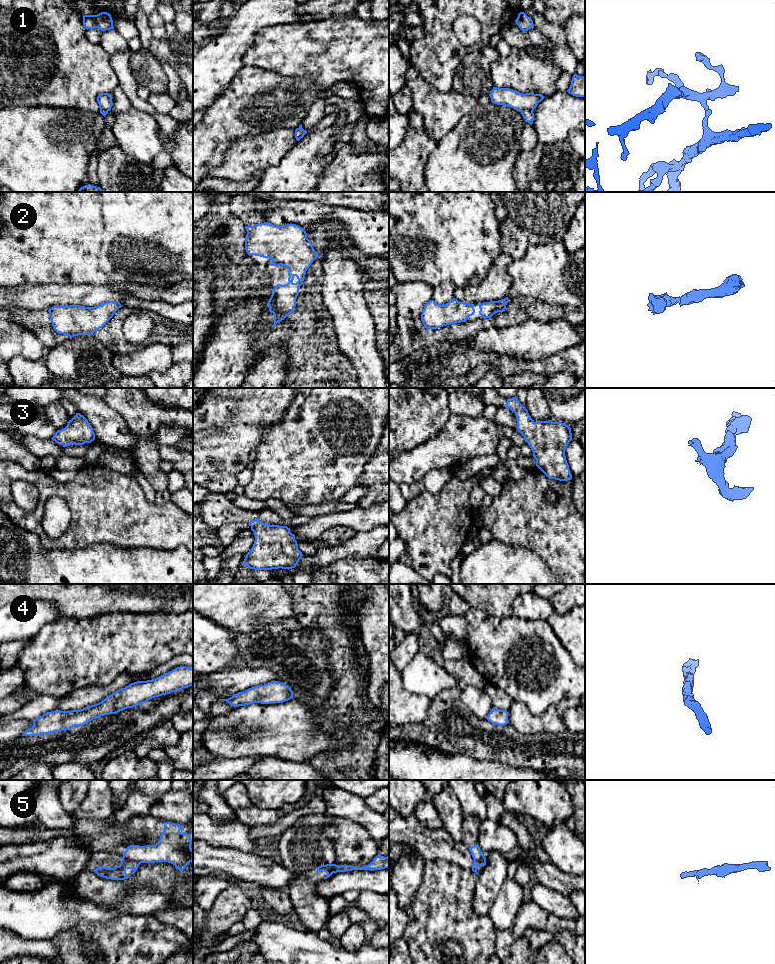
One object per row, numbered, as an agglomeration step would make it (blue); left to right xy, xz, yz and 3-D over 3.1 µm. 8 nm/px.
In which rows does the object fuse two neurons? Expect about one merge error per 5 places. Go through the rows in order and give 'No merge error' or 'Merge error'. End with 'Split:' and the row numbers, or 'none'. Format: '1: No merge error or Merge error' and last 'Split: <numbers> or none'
1: Merge error
2: No merge error
3: No merge error
4: No merge error
5: Merge error
Split: 1, 5

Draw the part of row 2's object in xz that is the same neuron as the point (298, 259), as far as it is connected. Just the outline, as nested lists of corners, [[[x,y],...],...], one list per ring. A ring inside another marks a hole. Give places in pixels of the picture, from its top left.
[[[264,222],[245,228],[245,250],[249,256],[270,258],[271,266],[282,265],[289,269],[289,282],[277,284],[268,301],[269,311],[274,314],[273,327],[295,310],[306,271],[318,255],[306,231],[296,224],[275,226]]]

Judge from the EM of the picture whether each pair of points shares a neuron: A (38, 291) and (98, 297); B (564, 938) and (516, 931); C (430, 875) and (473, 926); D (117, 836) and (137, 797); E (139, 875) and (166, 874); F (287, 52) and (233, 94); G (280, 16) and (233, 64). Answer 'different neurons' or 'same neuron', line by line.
A: same neuron
B: different neurons
C: same neuron
D: different neurons
E: same neuron
F: different neurons
G: same neuron

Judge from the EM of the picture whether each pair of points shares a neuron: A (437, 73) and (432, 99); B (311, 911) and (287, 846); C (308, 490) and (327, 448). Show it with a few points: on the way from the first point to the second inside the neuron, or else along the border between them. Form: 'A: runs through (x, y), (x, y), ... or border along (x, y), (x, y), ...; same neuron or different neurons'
A: border along (417, 70), (426, 81), (439, 91), (452, 90); different neurons
B: runs through (311, 892), (317, 865), (306, 854); same neuron
C: runs through (308, 480), (308, 467), (317, 458); same neuron

